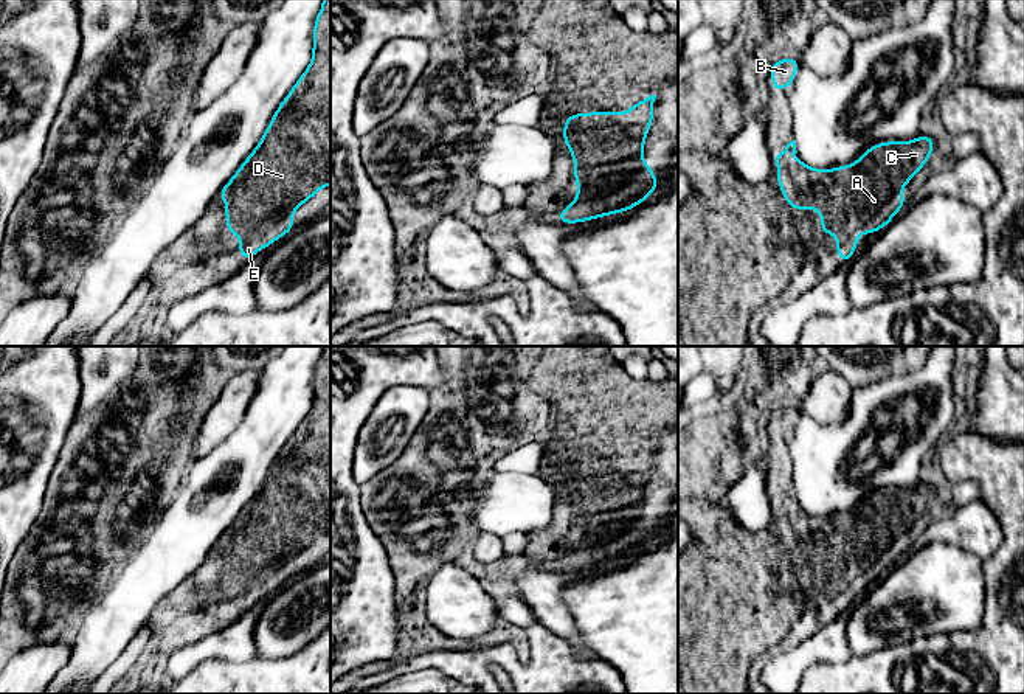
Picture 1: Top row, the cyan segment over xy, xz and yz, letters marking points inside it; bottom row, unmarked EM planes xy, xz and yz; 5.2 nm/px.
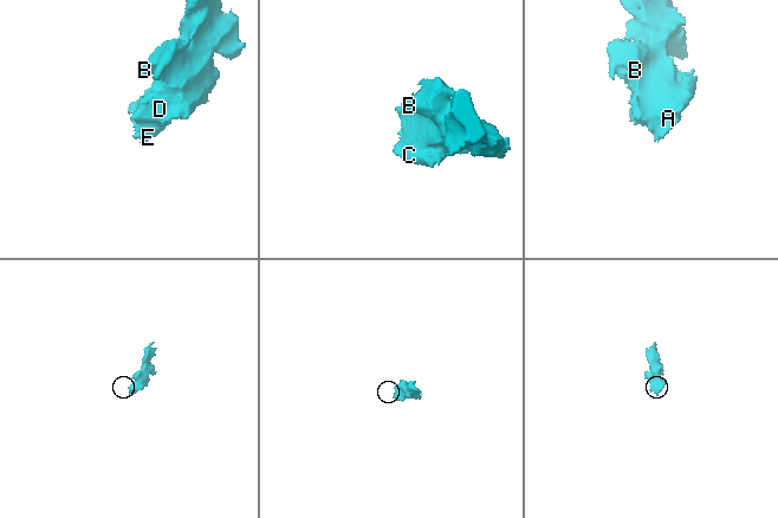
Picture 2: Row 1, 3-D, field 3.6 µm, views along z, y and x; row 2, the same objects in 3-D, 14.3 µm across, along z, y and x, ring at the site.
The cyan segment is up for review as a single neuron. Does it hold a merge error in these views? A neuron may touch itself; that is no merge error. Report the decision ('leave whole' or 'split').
leave whole

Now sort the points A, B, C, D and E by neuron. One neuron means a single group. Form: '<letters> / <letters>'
A B C D E

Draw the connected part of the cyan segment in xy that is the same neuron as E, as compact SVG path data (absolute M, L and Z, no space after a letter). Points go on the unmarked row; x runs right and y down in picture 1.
M323 346L312 391L312 410L273 461L259 492L217 543L227 550L227 579L240 585L239 606L245 609L292 579L293 559L330 533L330 346Z

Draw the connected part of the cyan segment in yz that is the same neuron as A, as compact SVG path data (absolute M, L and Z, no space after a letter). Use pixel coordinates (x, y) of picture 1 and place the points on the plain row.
M920 481L912 489L877 491L849 514L816 517L807 514L799 505L794 508L788 506L797 500L793 488L782 501L771 501L771 508L779 512L776 528L784 548L793 557L819 557L821 581L838 585L836 606L847 612L858 595L858 582L874 582L877 578L883 578L895 565L897 559L908 551L900 539L928 511L934 494L936 491L929 481Z

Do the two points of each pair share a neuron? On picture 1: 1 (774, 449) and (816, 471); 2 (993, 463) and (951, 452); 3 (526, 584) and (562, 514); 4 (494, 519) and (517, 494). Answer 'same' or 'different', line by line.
1: different
2: same
3: different
4: same

